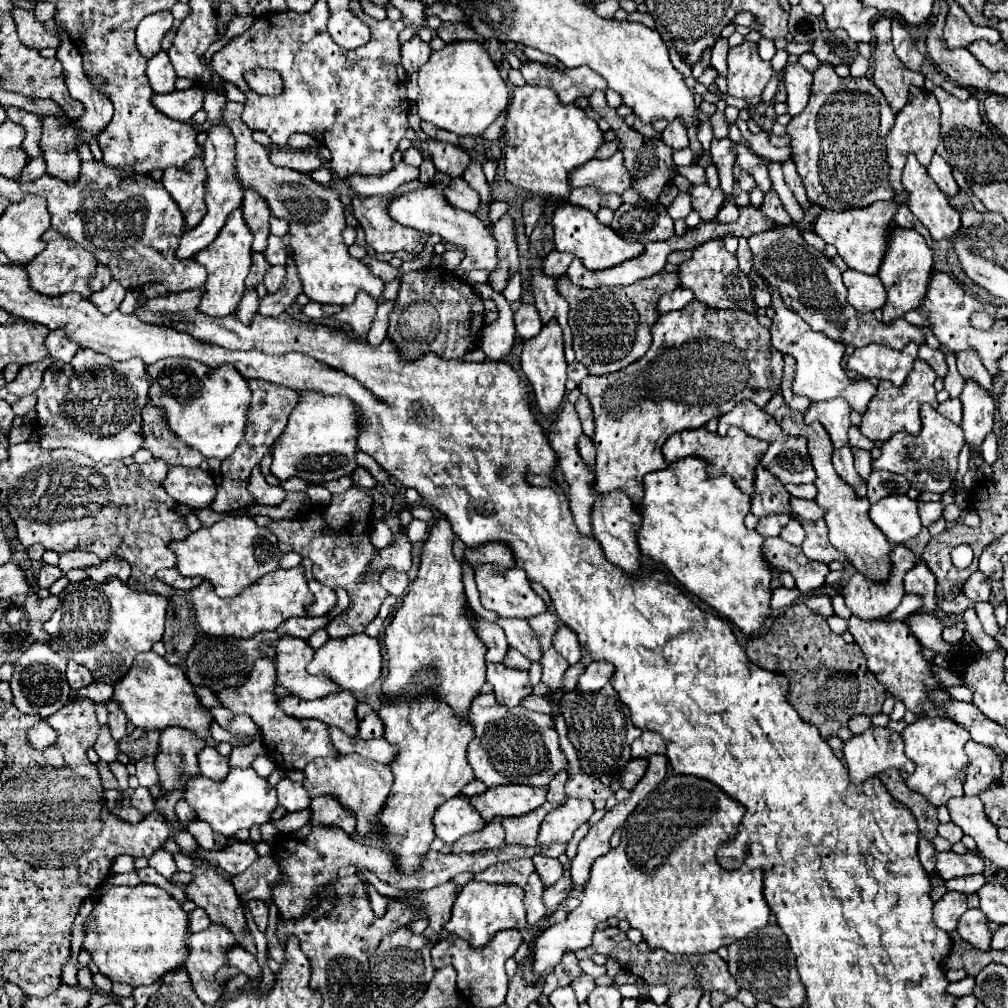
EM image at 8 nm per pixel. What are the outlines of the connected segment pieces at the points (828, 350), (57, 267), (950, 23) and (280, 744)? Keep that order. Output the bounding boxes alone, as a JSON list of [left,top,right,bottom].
[[766,284,877,414],[24,228,98,298],[944,2,1000,48],[218,660,338,772]]

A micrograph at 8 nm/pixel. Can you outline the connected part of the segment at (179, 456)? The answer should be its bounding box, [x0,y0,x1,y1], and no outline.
[142,404,204,468]

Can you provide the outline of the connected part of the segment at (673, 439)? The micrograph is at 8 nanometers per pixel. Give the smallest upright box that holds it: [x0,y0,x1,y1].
[662,428,766,496]

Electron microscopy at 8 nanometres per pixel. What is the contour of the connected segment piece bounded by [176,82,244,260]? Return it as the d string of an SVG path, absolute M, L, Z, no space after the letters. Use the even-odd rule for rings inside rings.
M210 82L202 84L206 98L204 98L204 110L208 114L208 120L212 122L212 128L208 130L208 138L204 142L204 168L206 168L206 208L208 214L204 216L204 220L194 228L184 232L180 244L178 244L178 260L186 260L192 258L196 252L200 252L202 248L210 246L210 242L218 236L218 232L222 230L222 224L226 222L228 214L236 208L240 208L242 204L242 196L244 196L244 188L238 184L238 176L236 176L236 168L234 168L234 136L228 130L228 126L222 122L222 108L226 104L224 96L218 96L216 92L212 92Z

